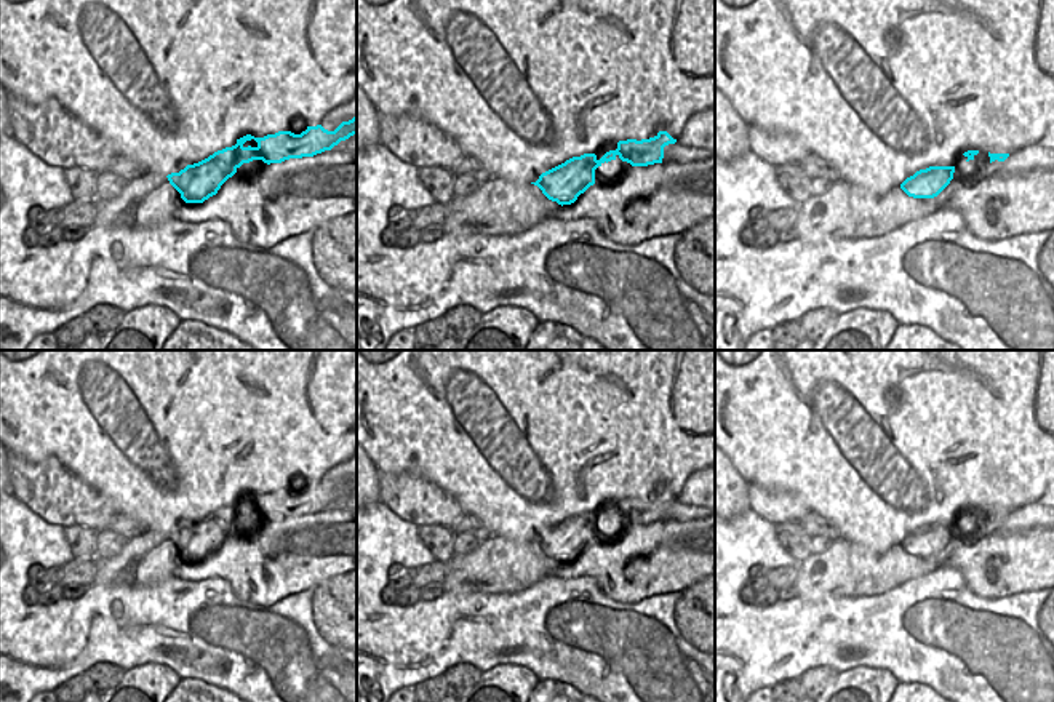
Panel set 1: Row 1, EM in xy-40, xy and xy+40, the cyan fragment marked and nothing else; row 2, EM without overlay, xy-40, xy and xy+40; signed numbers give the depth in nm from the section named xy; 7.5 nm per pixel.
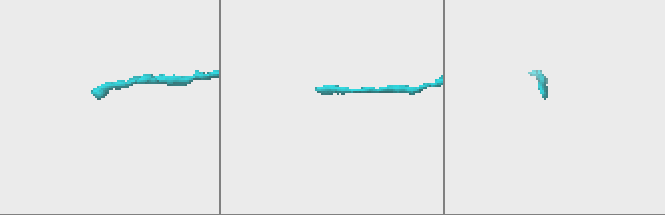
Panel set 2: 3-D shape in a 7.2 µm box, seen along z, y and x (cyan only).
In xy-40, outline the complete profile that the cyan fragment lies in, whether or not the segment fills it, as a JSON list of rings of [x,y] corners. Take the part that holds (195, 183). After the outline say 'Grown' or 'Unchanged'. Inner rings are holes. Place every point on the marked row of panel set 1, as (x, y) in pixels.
[[[357,117],[342,122],[334,131],[321,125],[307,126],[301,134],[278,131],[264,138],[246,134],[237,144],[214,152],[208,158],[187,165],[179,173],[158,176],[146,173],[126,184],[123,192],[109,201],[98,201],[94,227],[155,229],[174,219],[174,213],[190,203],[203,203],[216,195],[243,163],[262,160],[281,163],[289,158],[313,157],[331,150],[341,141],[357,134]]]. Grown.

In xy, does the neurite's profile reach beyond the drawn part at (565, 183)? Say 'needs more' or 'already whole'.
needs more

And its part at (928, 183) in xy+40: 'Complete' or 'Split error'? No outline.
Split error.

